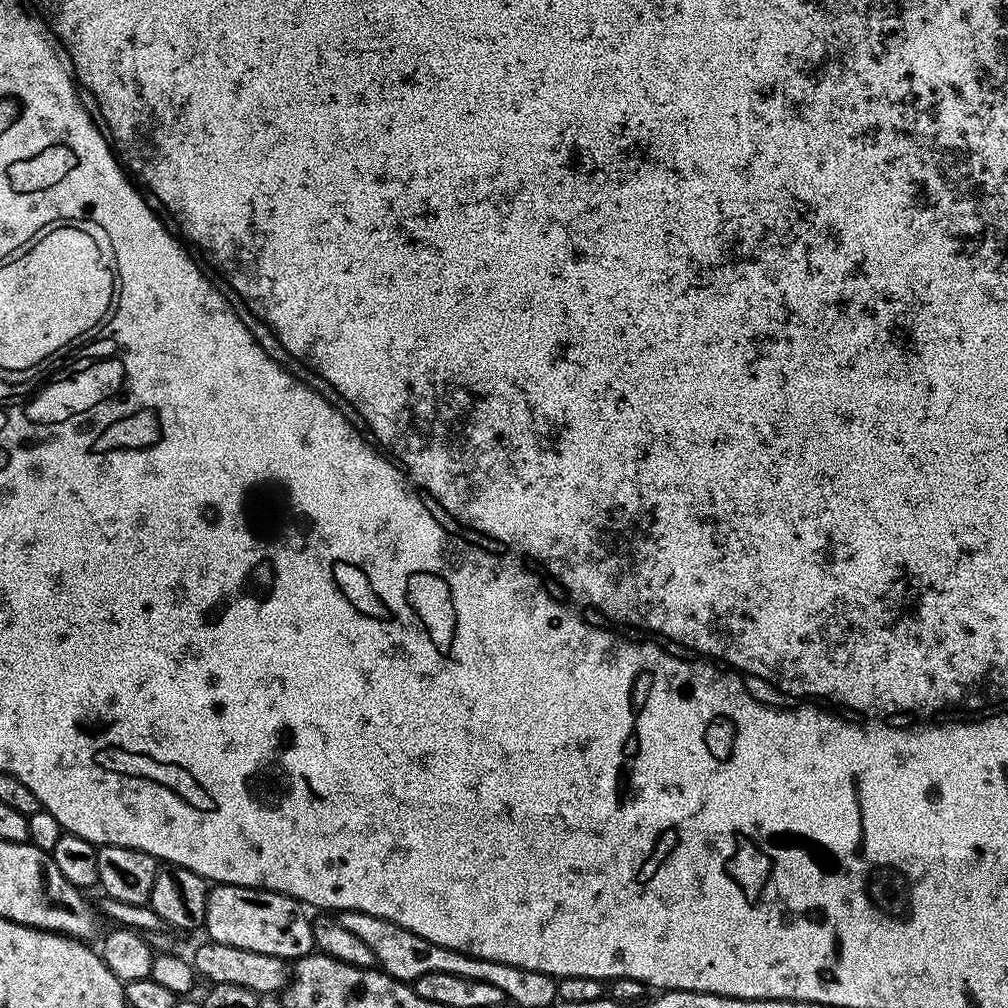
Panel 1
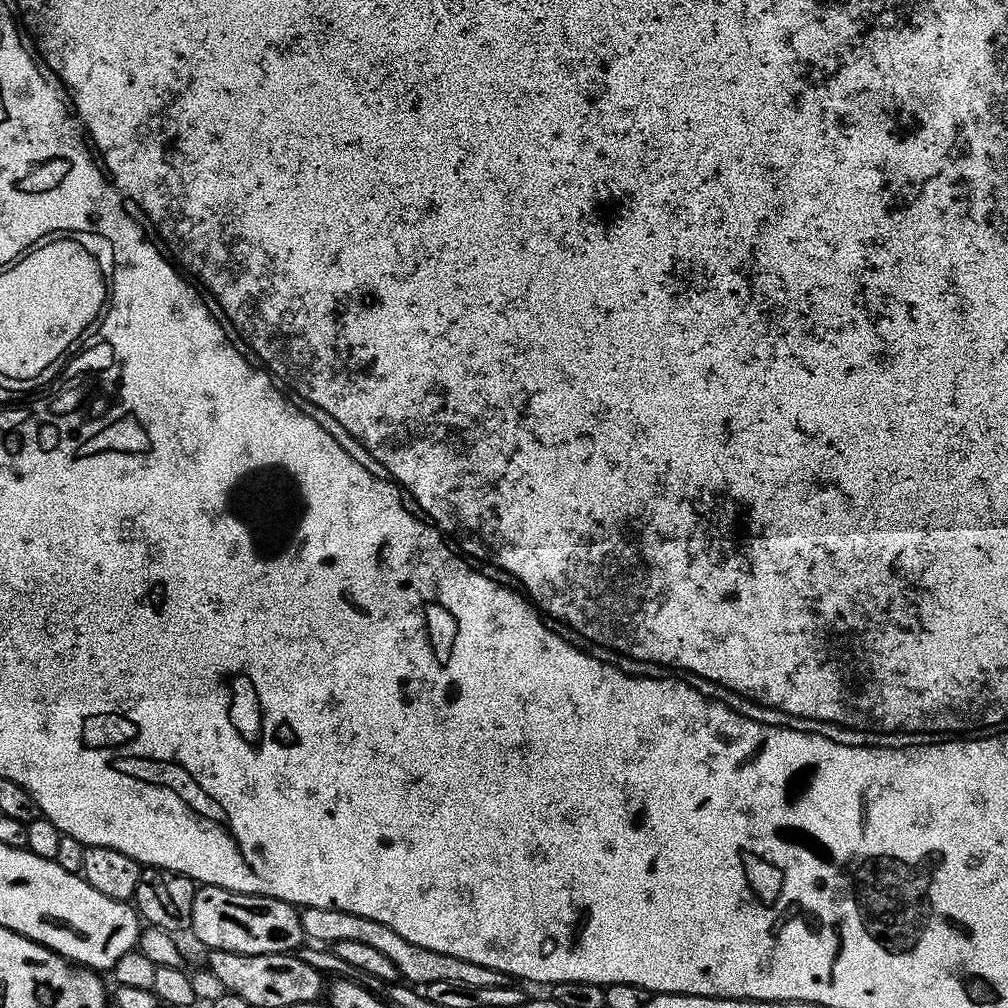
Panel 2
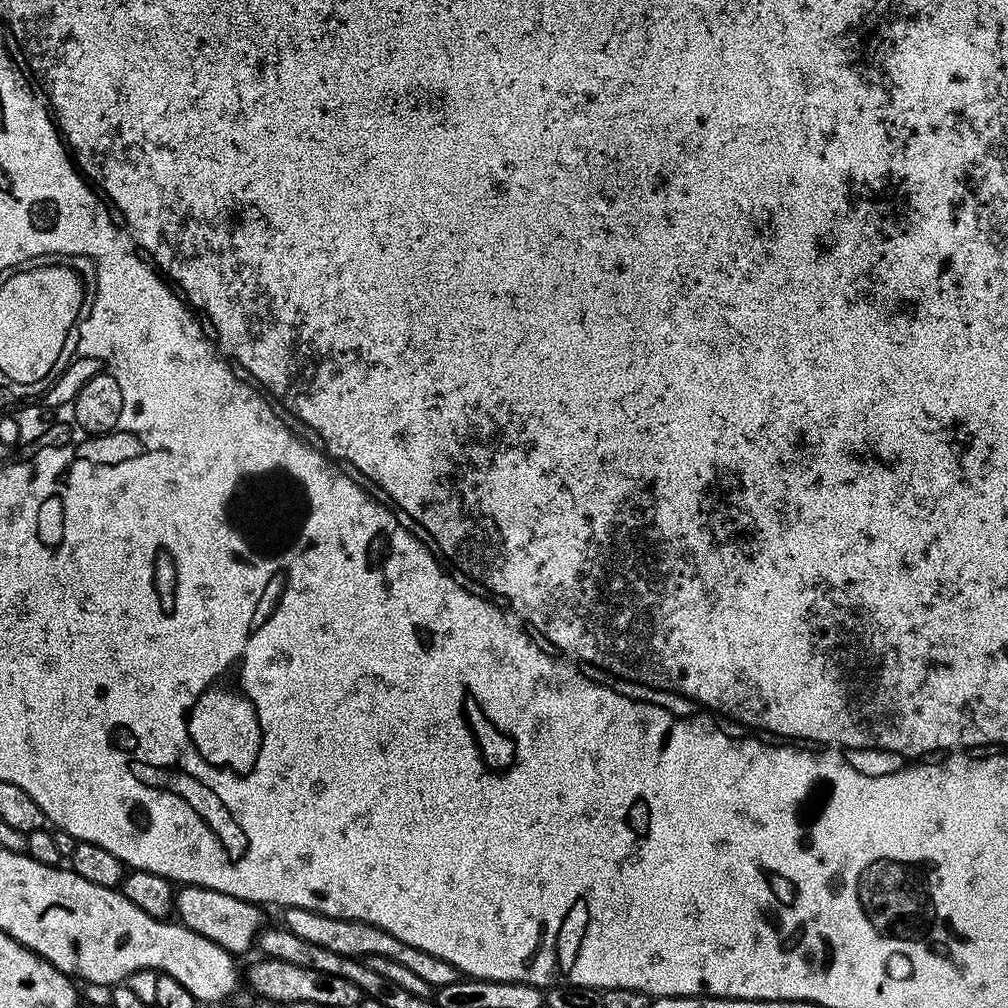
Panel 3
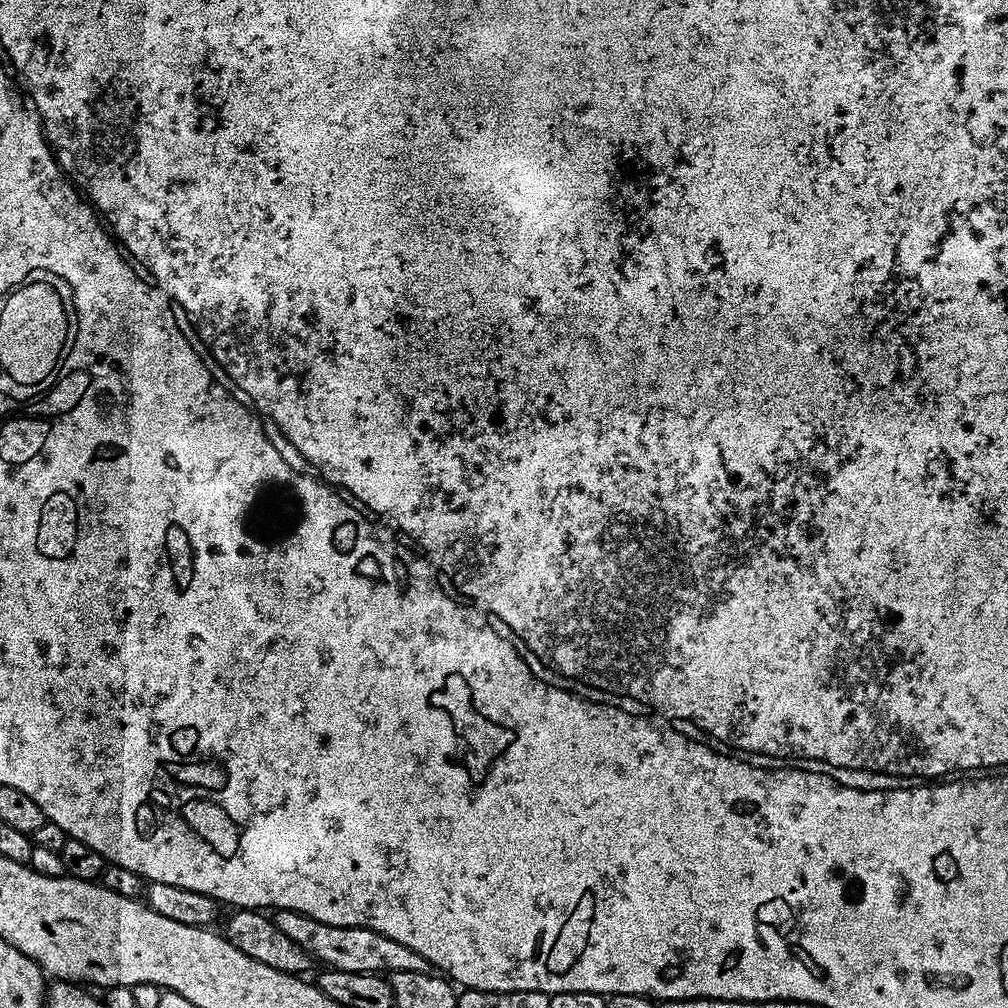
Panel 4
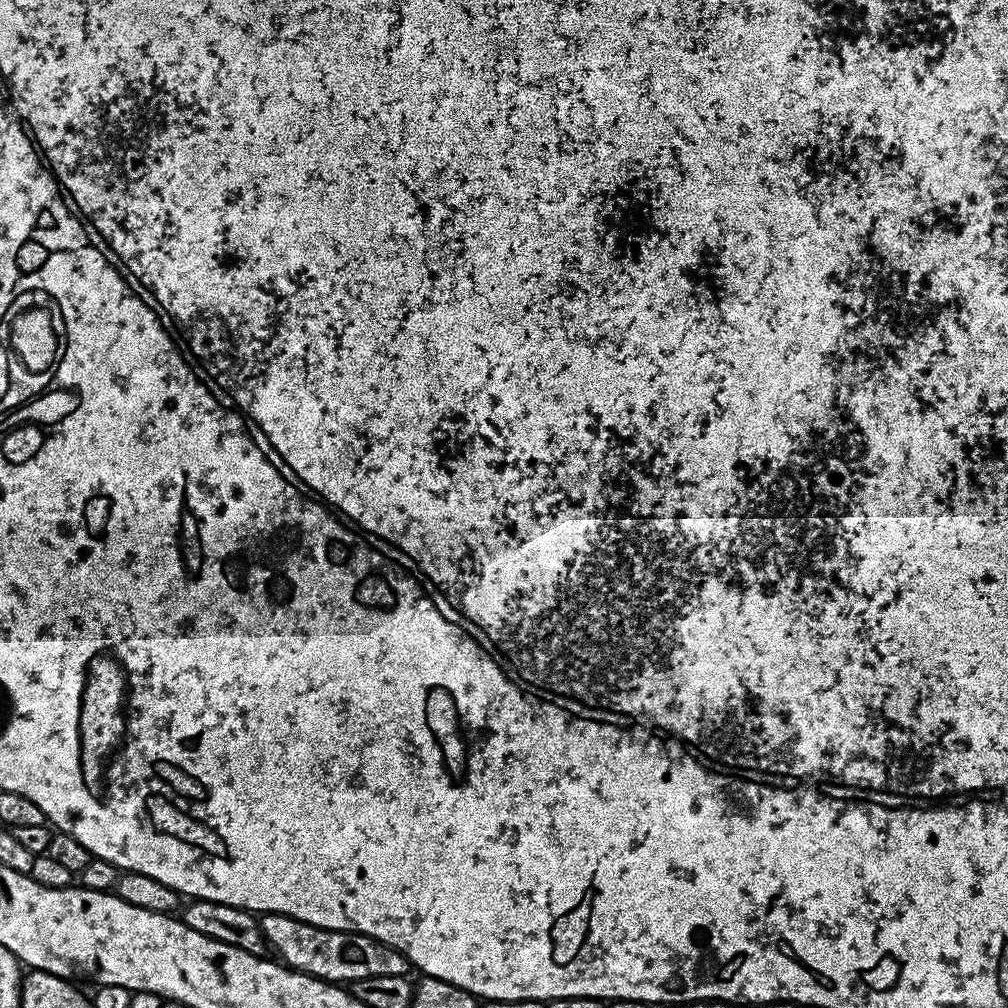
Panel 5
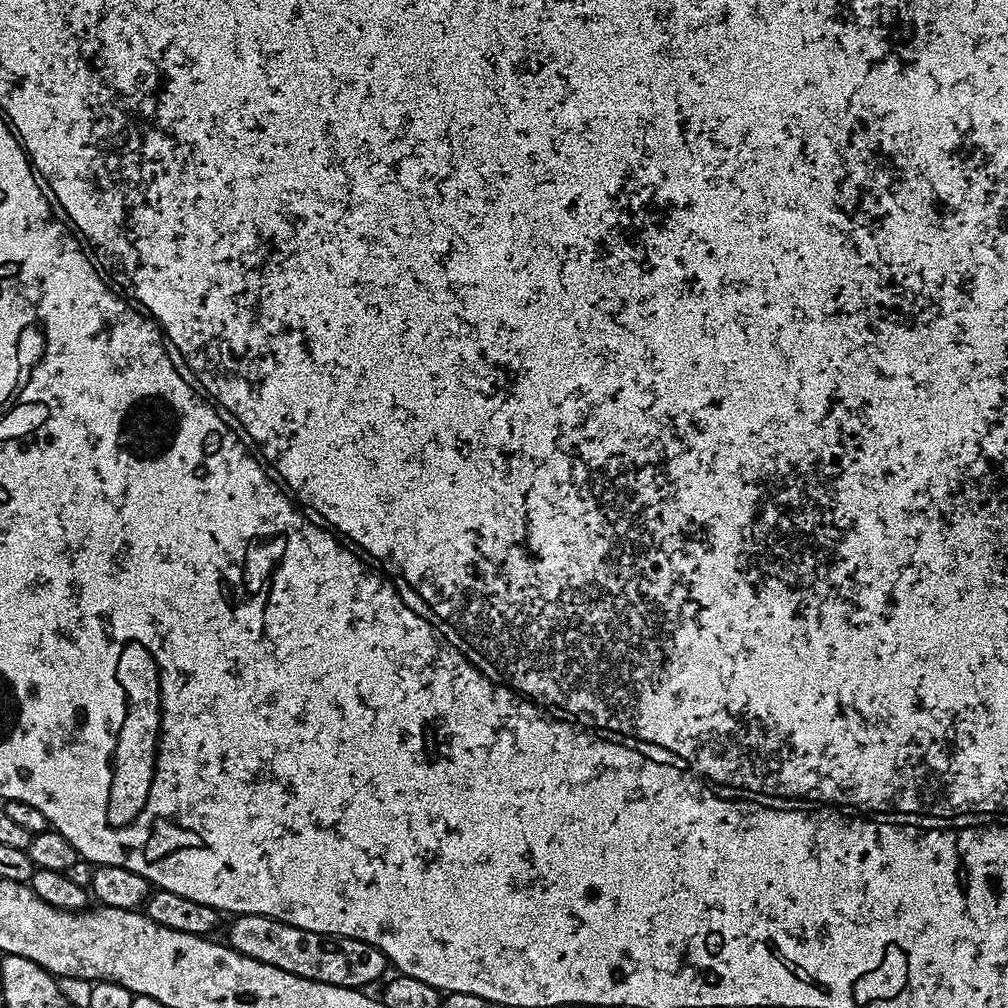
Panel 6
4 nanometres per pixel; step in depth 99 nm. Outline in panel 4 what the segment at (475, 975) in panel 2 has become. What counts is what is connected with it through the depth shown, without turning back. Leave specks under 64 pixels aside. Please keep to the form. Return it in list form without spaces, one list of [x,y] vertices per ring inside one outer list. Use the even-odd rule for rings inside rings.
[[[285,908],[275,913],[274,919],[282,934],[286,934],[293,942],[298,942],[302,950],[312,955],[313,961],[320,963],[321,960],[328,968],[377,974],[391,974],[398,970],[433,971],[432,963],[422,958],[422,954],[414,954],[410,946],[402,946],[402,942],[394,942],[394,938],[386,938],[386,934],[378,934],[369,928],[330,926],[326,922],[318,922],[306,914]]]

